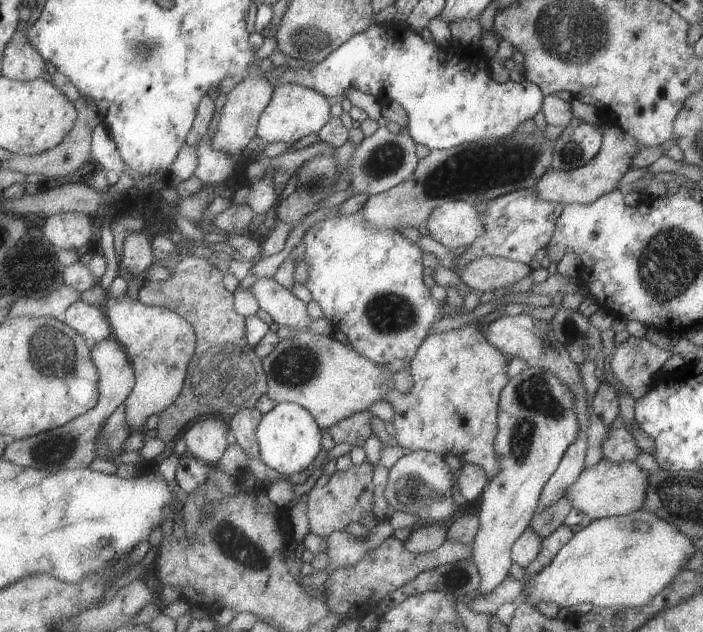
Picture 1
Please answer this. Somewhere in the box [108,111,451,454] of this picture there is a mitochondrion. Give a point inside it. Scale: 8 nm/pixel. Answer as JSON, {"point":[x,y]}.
{"point":[228,380]}

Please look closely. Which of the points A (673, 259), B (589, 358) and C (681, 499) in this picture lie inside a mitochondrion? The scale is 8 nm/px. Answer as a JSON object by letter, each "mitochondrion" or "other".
{"A":"mitochondrion","B":"other","C":"mitochondrion"}

